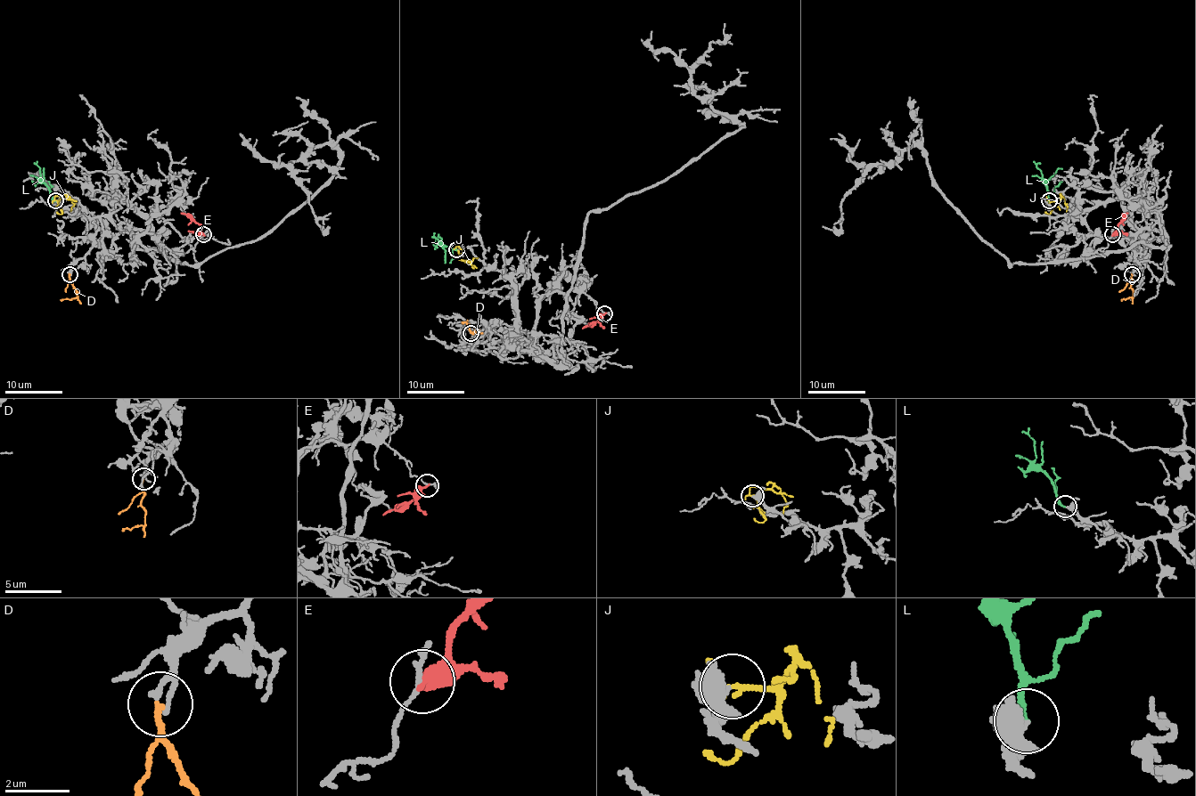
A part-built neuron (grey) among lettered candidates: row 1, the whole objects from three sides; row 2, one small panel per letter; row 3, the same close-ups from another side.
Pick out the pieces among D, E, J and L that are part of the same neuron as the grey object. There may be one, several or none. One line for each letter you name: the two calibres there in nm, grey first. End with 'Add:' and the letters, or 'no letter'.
D: Thickness 150 nm (grey) against 130 nm
L: Thickness 340 nm (grey) against 200 nm
Add: D, L

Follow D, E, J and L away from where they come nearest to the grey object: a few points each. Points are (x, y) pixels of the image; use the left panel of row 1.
D: (69, 273), (77, 295), (71, 299), (60, 299)
E: (202, 233), (201, 226), (181, 212)
J: (55, 201), (69, 197), (72, 204), (69, 211)
L: (55, 201), (43, 181), (36, 161)

